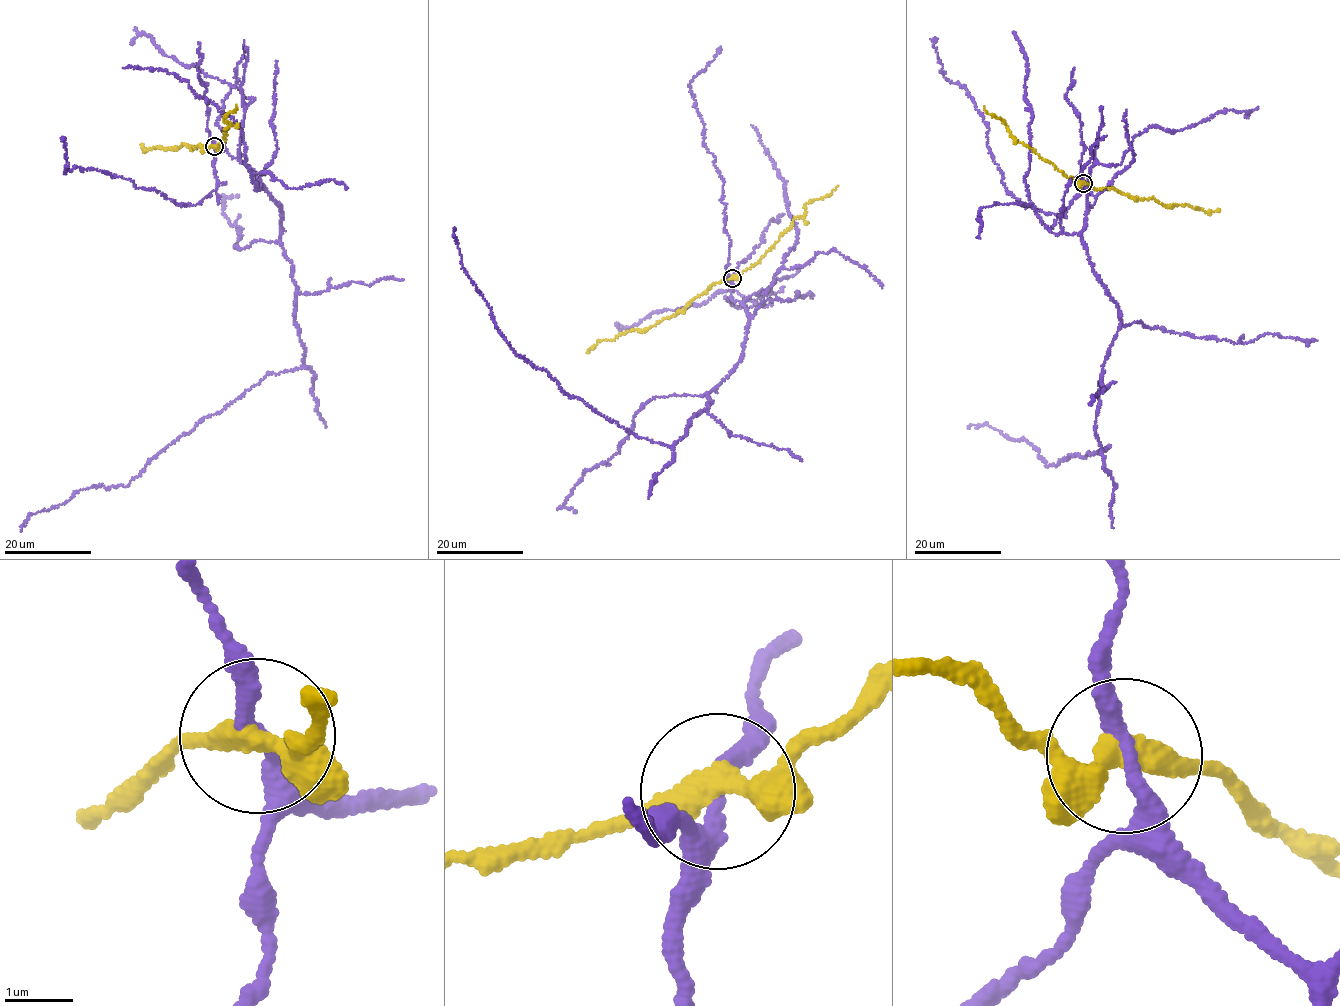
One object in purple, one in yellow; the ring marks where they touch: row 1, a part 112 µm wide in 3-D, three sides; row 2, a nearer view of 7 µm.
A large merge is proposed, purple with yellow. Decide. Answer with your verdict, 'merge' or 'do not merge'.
do not merge

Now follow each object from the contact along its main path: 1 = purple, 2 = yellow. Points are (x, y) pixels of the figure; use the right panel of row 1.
1: (1083, 183), (1095, 199), (1081, 236), (1121, 327), (1095, 422), (1109, 446), (1046, 467), (1022, 439), (967, 428)
2: (1083, 183), (1098, 189), (1110, 187), (1141, 199), (1151, 197), (1164, 205), (1186, 204), (1207, 212), (1219, 209)

